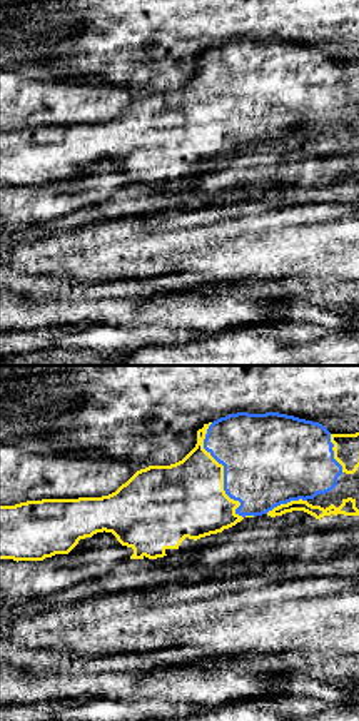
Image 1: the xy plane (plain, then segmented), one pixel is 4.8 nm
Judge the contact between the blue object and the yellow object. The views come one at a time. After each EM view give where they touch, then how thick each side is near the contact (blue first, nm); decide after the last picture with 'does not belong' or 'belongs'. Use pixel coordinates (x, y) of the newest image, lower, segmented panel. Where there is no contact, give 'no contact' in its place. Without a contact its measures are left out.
(224, 478) | 440/360 nm

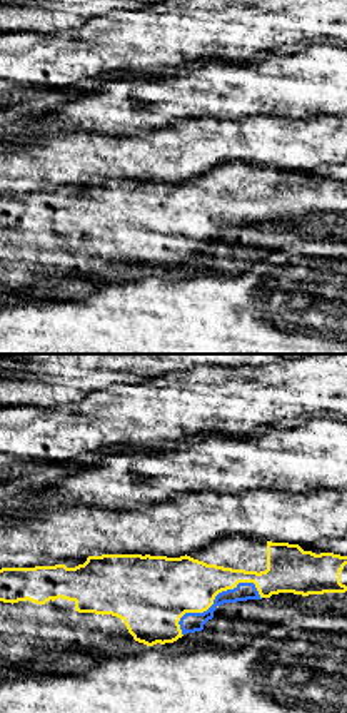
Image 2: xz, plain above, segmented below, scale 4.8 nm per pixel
(214, 603) | 100/300 nm

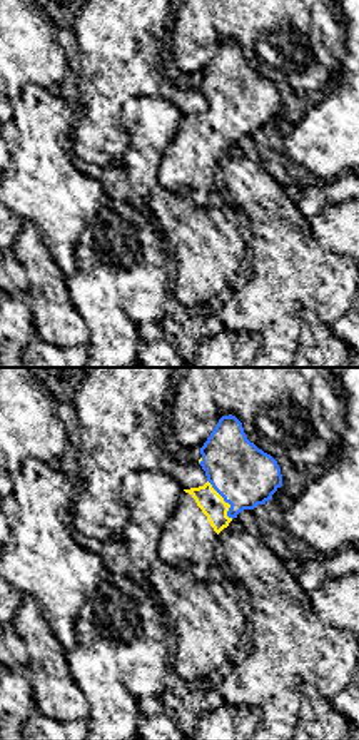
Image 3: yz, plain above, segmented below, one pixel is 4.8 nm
(224, 500) | 300/120 nm

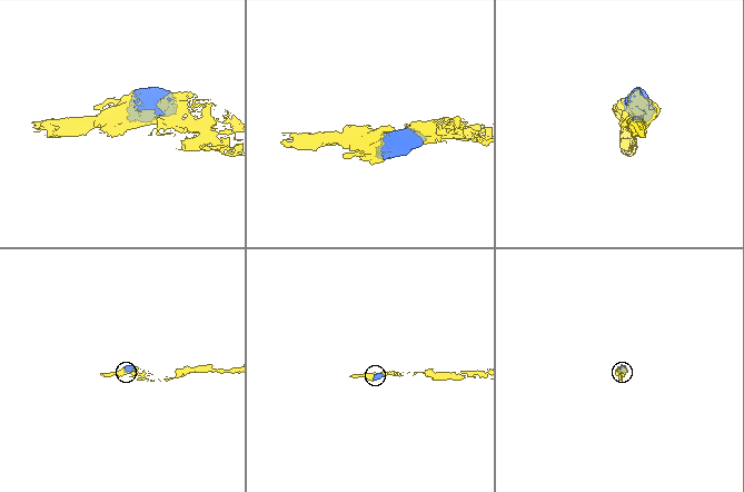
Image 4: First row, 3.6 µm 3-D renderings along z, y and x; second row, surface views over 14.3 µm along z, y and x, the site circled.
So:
belongs

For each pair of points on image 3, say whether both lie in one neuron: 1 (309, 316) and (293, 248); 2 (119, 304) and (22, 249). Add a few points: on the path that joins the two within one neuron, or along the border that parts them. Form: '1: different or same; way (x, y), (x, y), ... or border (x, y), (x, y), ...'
1: different; border (304, 306), (299, 311), (298, 348)
2: different; border (65, 278), (69, 299), (80, 314)

